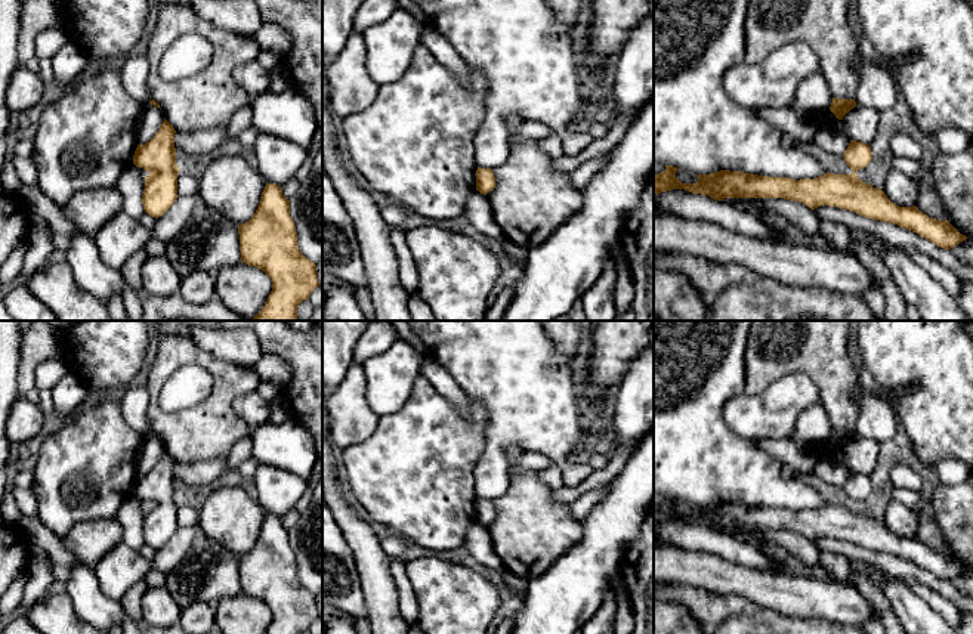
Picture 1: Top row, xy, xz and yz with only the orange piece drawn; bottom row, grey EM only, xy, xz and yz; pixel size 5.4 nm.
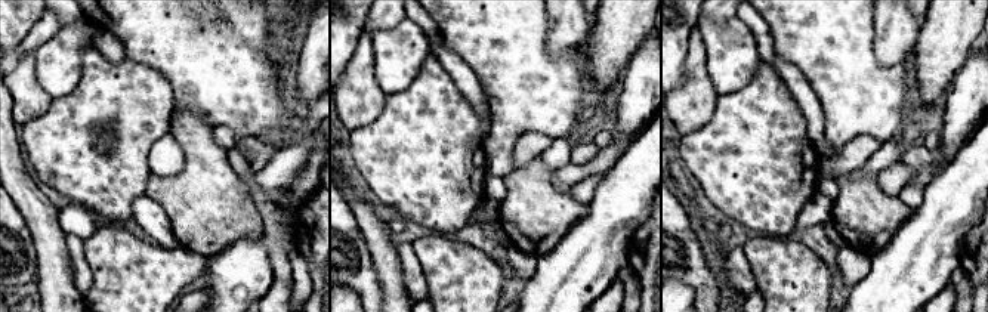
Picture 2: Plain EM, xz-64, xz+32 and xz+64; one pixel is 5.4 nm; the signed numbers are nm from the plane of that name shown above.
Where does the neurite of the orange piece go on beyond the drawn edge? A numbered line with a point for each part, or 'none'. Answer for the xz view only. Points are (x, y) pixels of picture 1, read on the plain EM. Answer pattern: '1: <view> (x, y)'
none

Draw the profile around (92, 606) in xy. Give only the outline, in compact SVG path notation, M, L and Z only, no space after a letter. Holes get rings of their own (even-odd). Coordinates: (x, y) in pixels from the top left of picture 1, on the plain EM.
M83 563L72 567L65 587L75 613L87 625L102 634L108 634L115 625L121 627L123 606L102 593L93 567Z

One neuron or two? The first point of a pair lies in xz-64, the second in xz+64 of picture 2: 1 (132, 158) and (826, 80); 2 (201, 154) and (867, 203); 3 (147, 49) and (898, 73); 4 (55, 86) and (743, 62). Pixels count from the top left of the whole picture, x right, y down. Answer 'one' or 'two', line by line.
1: two
2: one
3: one
4: one

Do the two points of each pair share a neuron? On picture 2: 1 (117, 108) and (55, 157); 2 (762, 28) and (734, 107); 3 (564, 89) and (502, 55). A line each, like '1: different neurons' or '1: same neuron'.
1: same neuron
2: different neurons
3: same neuron

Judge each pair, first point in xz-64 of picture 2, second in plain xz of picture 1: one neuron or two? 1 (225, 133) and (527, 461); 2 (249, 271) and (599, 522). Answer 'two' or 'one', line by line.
1: one
2: one

